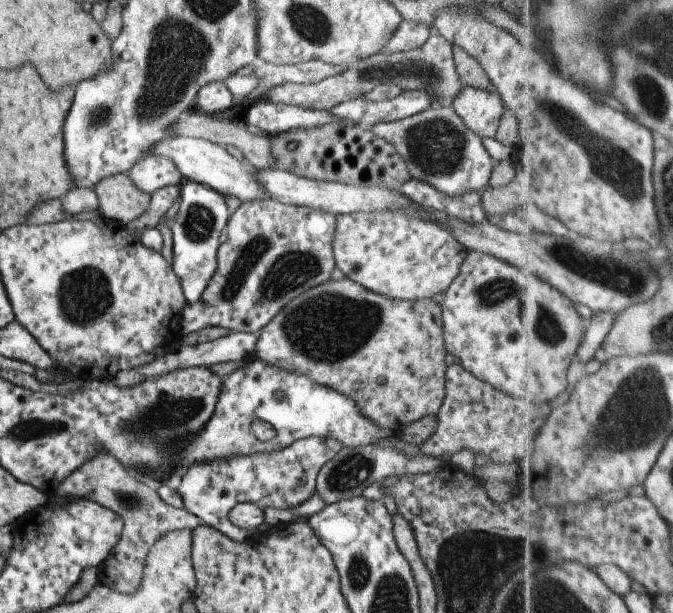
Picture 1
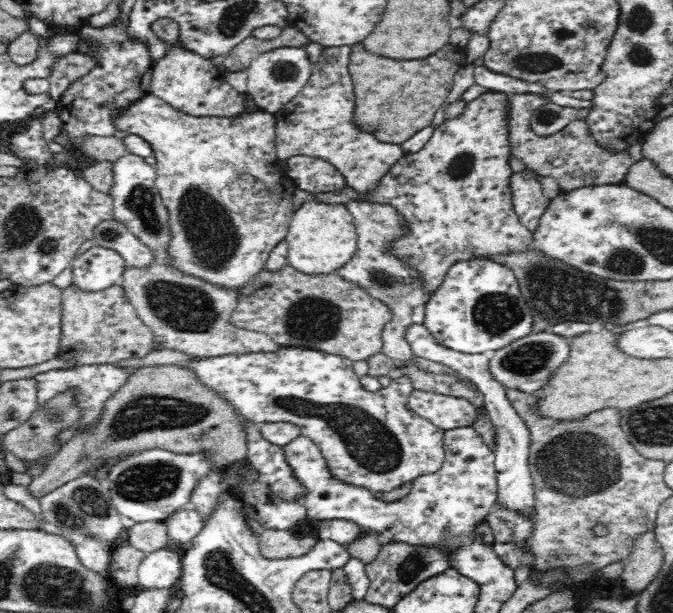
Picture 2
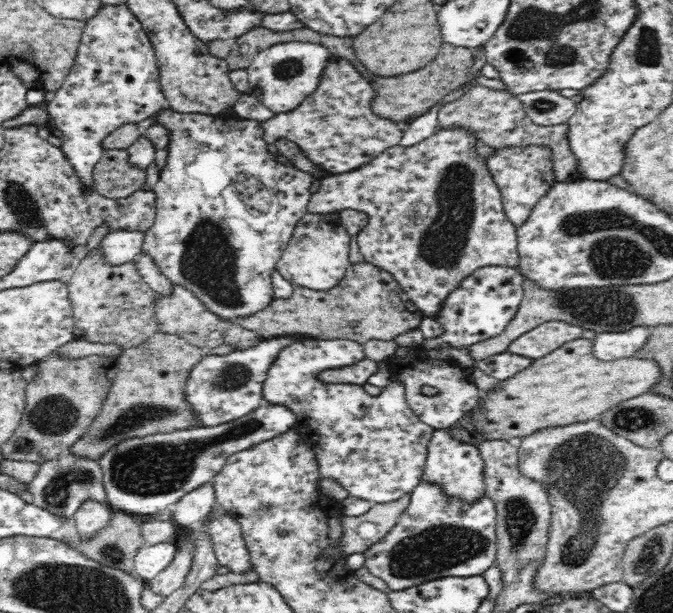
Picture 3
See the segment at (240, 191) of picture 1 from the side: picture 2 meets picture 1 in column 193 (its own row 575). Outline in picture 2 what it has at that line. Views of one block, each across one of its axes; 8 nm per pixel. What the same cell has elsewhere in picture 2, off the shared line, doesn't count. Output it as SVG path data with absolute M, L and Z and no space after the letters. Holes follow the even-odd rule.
M172 548L147 553L137 568L137 584L145 589L174 586L181 577L182 559Z

